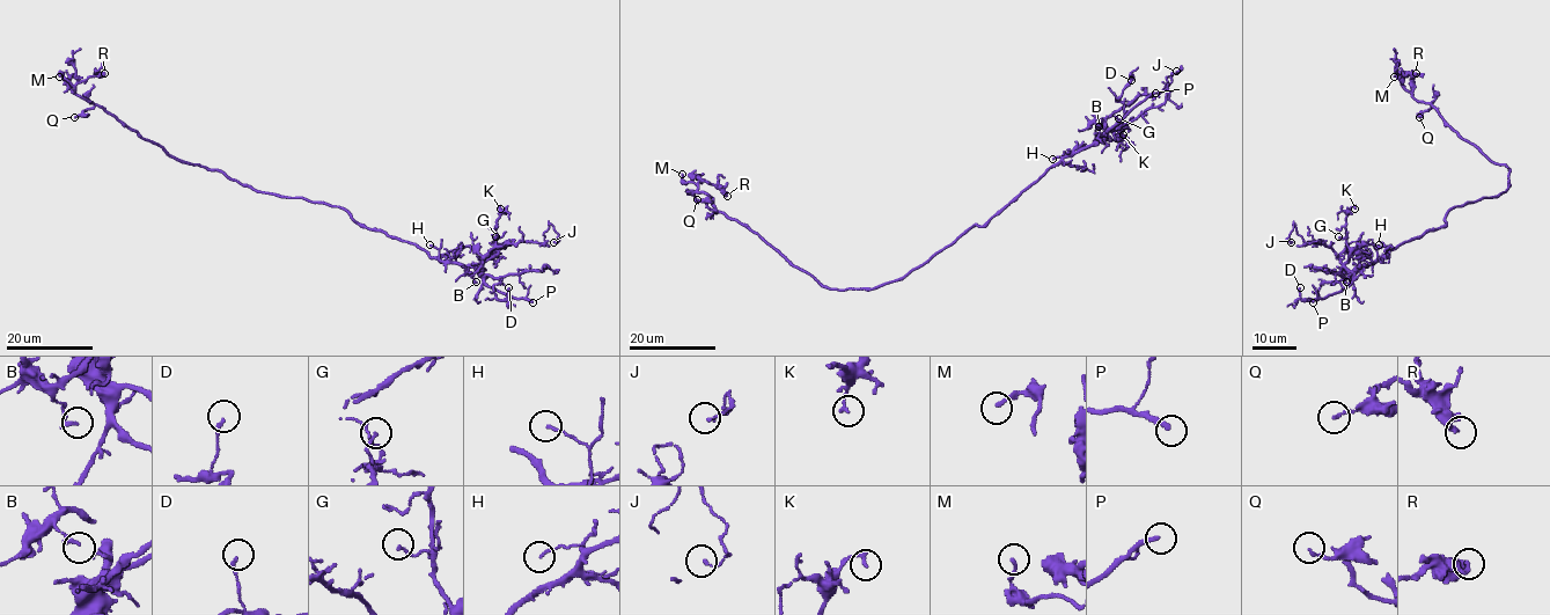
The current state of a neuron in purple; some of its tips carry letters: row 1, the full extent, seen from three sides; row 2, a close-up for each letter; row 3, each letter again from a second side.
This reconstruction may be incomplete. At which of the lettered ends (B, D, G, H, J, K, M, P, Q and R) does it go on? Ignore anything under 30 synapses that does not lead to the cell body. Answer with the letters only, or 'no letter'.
P

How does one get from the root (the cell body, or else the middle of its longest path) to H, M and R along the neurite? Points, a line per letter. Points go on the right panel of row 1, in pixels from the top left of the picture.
H: (1471, 202), (1453, 207), (1446, 214), (1445, 225), (1398, 243), (1379, 260), (1379, 244)
M: (1471, 202), (1504, 191), (1510, 170), (1463, 139), (1431, 104), (1418, 102), (1405, 88), (1402, 74), (1394, 77)
R: (1471, 202), (1504, 191), (1510, 170), (1463, 139), (1431, 104), (1418, 102), (1405, 88), (1402, 80), (1416, 73)

